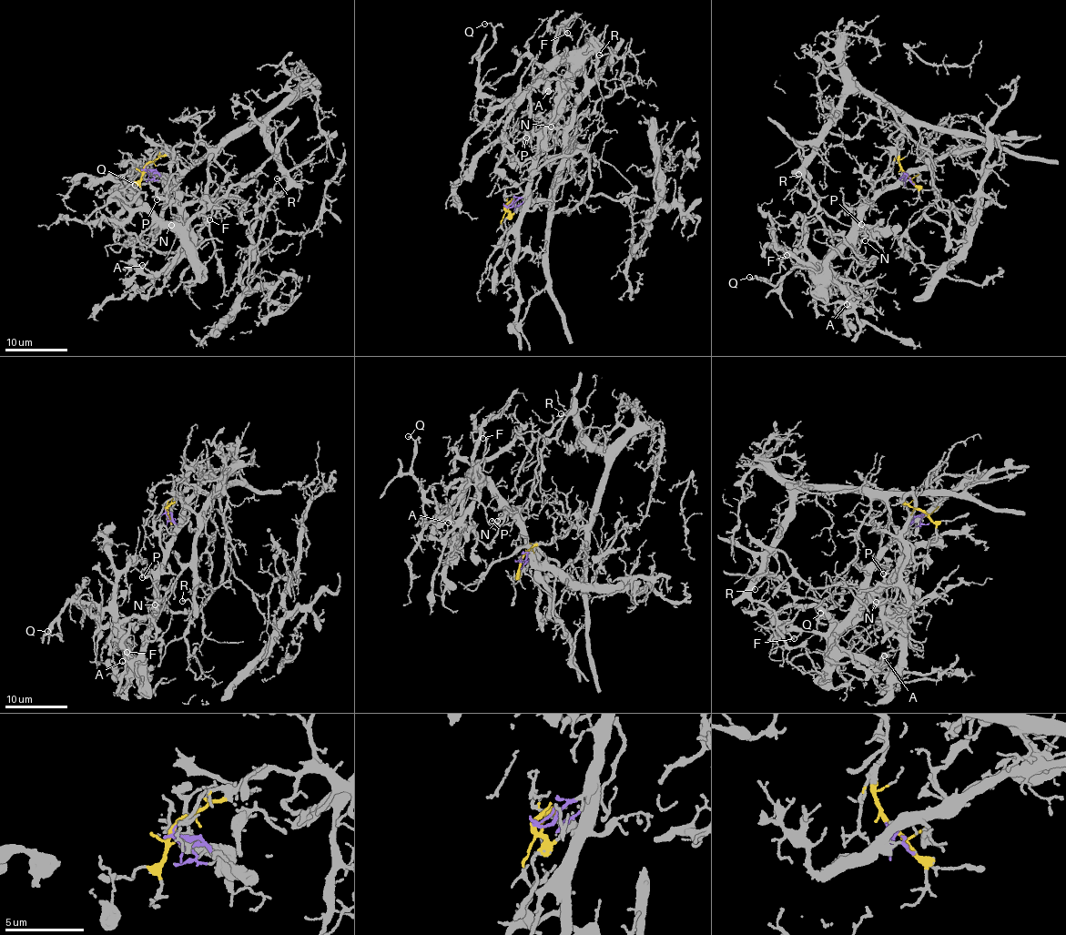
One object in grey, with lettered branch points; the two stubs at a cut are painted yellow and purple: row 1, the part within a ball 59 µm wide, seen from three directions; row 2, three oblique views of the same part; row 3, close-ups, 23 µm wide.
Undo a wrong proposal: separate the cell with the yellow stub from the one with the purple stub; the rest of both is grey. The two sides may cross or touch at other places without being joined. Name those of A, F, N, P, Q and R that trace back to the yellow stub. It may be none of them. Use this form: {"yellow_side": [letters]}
{"yellow_side": ["R"]}

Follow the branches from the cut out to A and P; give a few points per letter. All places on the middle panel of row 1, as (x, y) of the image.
A: (504, 207), (509, 208), (525, 193), (541, 141), (573, 70), (571, 72), (569, 85), (549, 91)
P: (504, 207), (509, 208), (524, 194), (539, 147), (535, 136), (523, 142), (525, 137)

